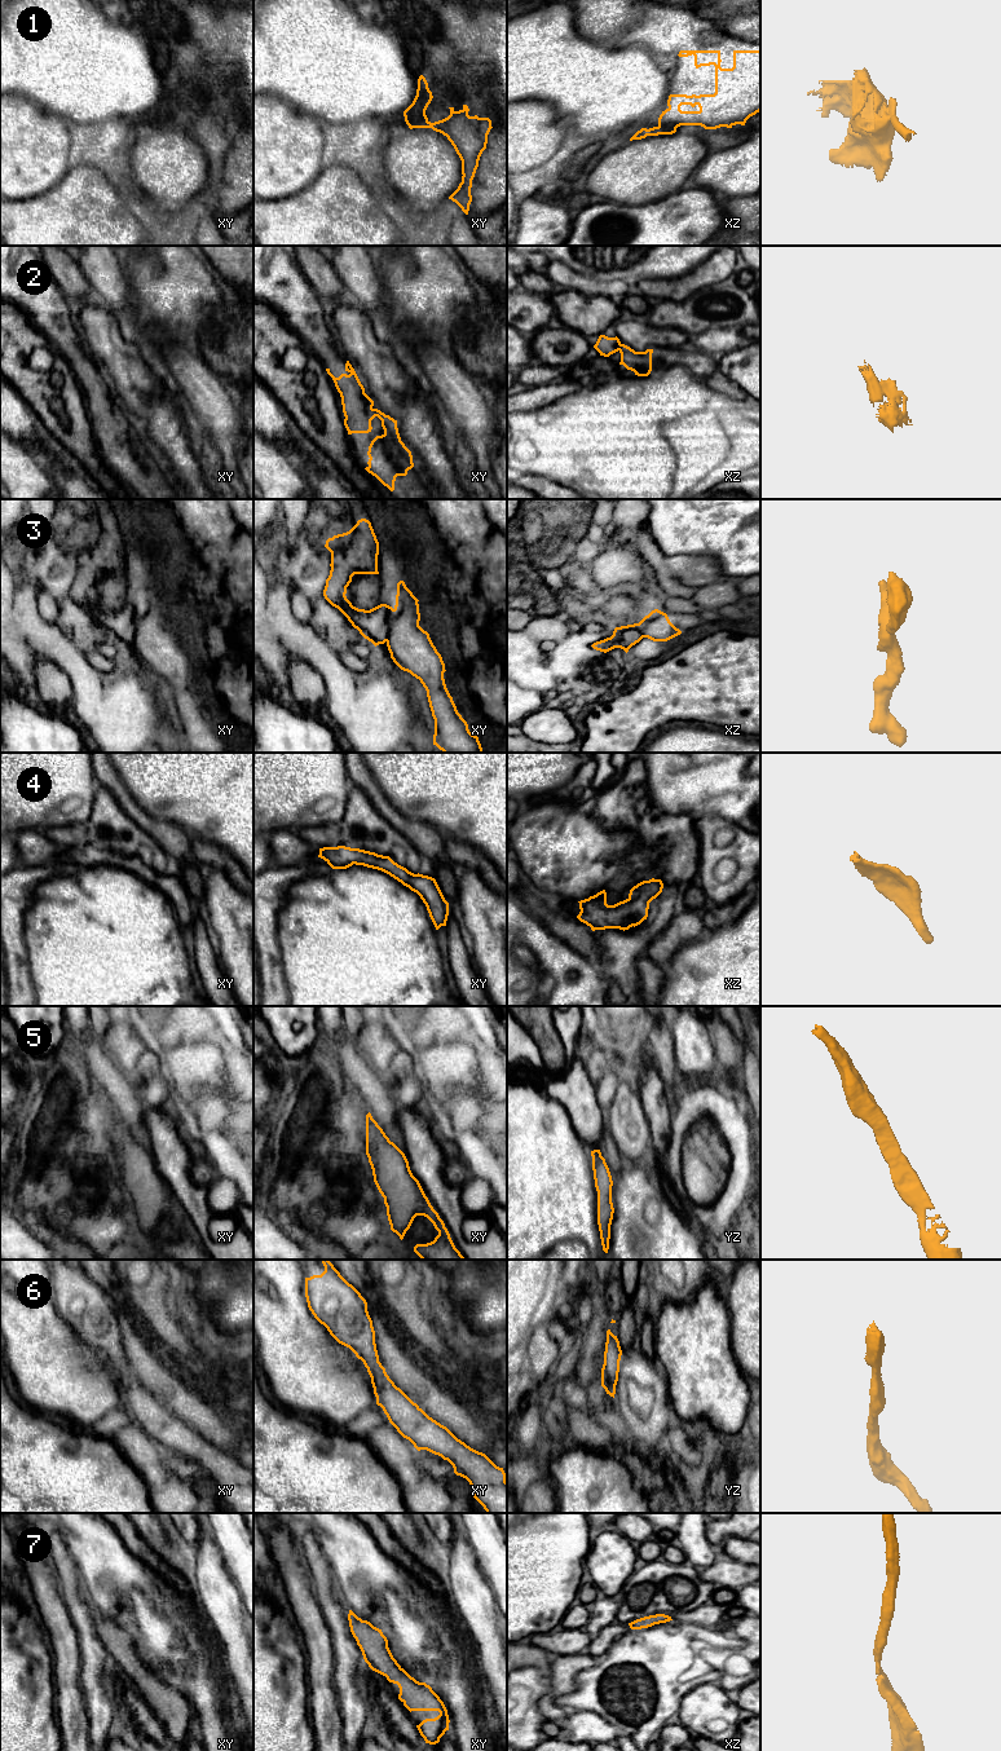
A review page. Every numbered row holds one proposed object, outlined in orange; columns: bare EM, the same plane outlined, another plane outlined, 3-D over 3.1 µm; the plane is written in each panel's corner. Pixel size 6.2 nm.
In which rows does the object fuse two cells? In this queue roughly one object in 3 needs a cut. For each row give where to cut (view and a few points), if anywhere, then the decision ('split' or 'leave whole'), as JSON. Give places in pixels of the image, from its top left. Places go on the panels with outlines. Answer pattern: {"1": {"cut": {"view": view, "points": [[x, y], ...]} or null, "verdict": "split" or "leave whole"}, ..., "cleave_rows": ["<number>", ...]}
{"1": {"cut": {"view": "xy", "points": [[424, 111], [419, 115], [405, 117]]}, "verdict": "split"}, "2": {"cut": null, "verdict": "leave whole"}, "3": {"cut": {"view": "xy", "points": [[393, 609], [386, 640]]}, "verdict": "split"}, "4": {"cut": null, "verdict": "leave whole"}, "5": {"cut": null, "verdict": "leave whole"}, "6": {"cut": null, "verdict": "leave whole"}, "7": {"cut": null, "verdict": "leave whole"}, "cleave_rows": ["1", "3"]}

